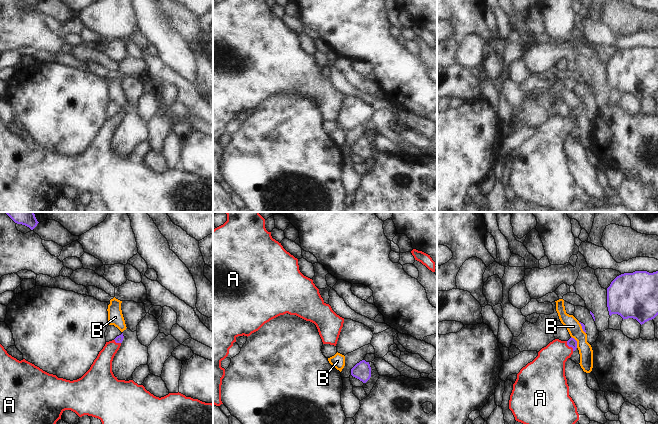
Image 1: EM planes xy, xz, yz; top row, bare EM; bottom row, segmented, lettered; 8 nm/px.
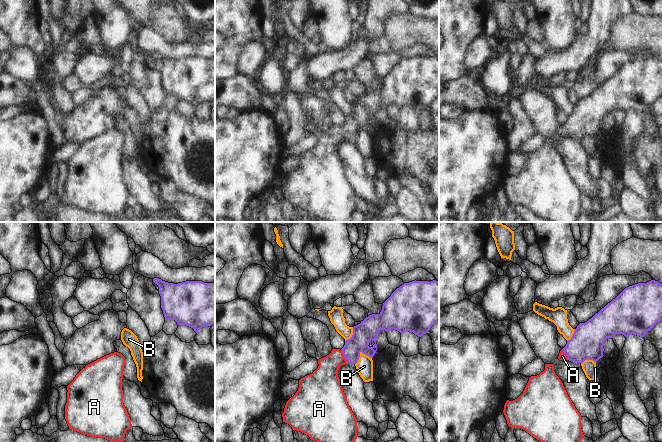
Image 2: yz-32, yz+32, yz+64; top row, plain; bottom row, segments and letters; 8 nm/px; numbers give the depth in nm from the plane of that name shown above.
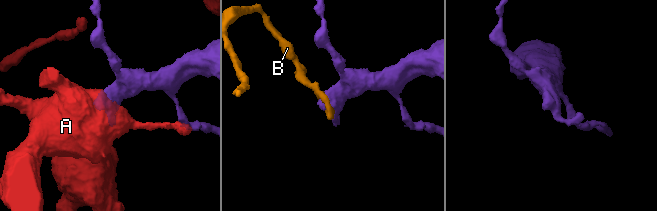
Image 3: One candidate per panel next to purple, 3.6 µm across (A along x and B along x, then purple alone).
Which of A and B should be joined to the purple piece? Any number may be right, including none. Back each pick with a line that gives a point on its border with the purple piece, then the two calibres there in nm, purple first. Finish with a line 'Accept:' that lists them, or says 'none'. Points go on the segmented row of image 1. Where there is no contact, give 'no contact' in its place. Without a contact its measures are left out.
A: contact yz (569, 346); calibres 70 and 280 nm
Accept: A

